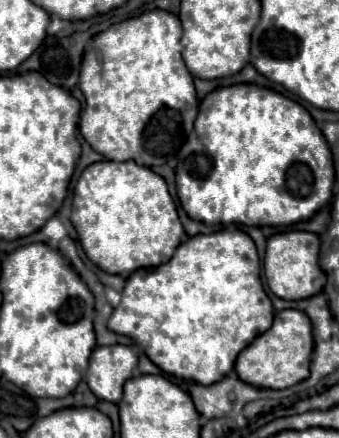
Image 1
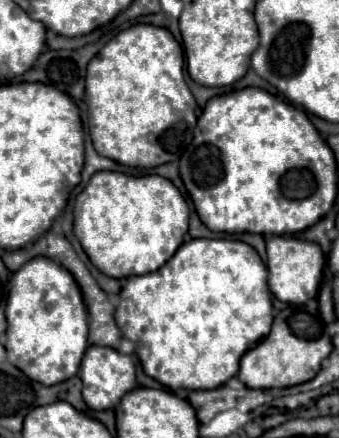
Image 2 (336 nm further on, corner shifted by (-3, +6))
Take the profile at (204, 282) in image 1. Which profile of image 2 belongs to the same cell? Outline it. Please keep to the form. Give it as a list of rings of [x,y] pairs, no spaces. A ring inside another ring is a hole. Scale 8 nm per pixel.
[[[197,238],[179,246],[173,258],[157,272],[129,276],[123,282],[115,322],[125,338],[135,342],[135,352],[147,376],[171,390],[219,388],[239,372],[241,356],[253,348],[273,322],[273,304],[267,288],[267,268],[253,246],[239,240]]]

